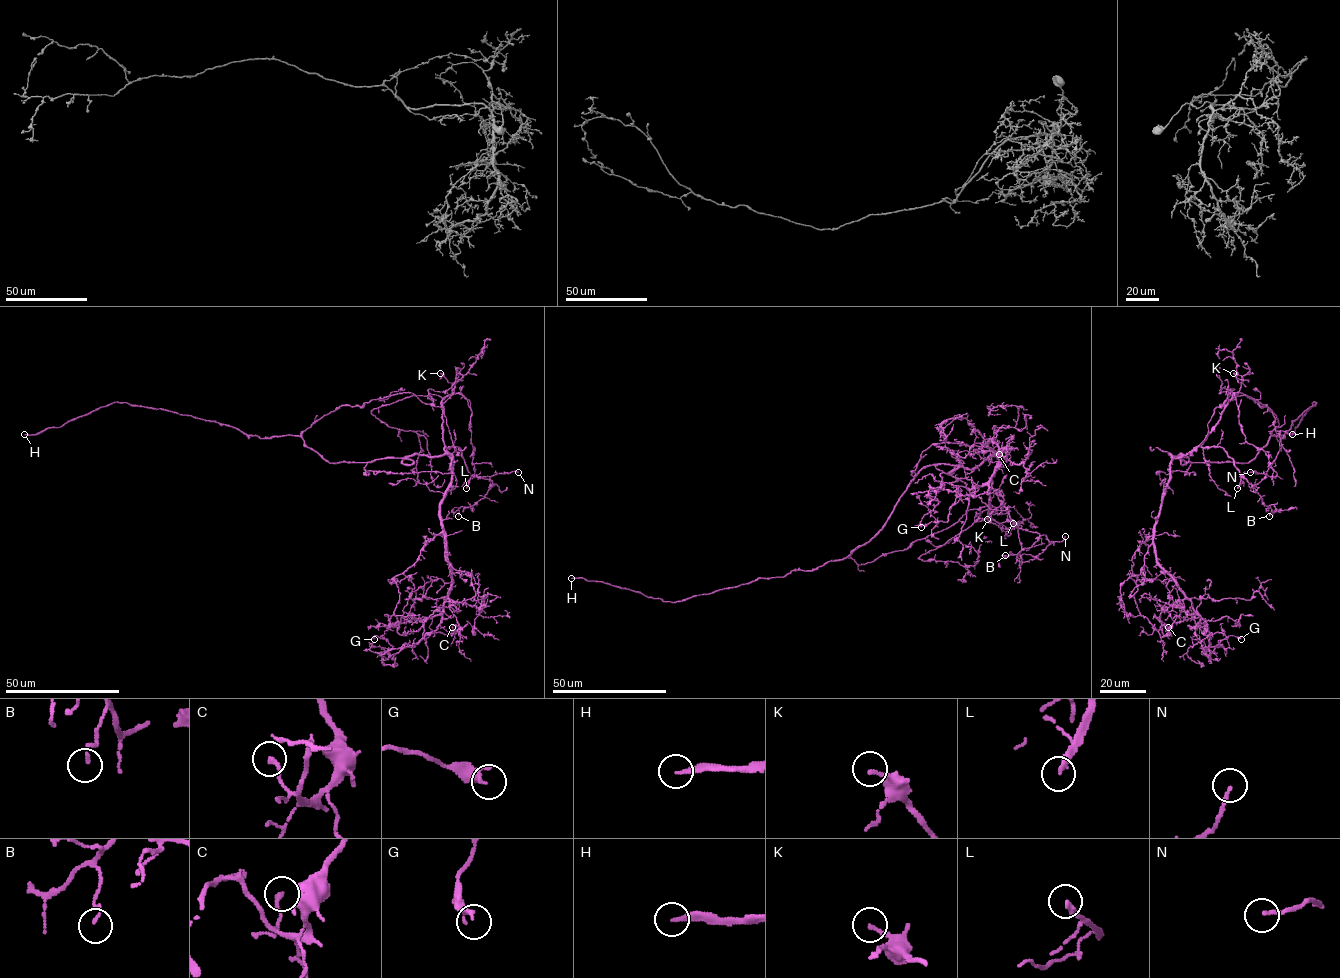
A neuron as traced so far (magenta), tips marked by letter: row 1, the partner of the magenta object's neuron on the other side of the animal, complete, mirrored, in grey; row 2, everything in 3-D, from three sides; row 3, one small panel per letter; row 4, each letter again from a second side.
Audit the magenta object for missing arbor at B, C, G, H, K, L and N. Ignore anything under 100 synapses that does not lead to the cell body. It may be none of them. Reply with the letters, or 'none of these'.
H, L

